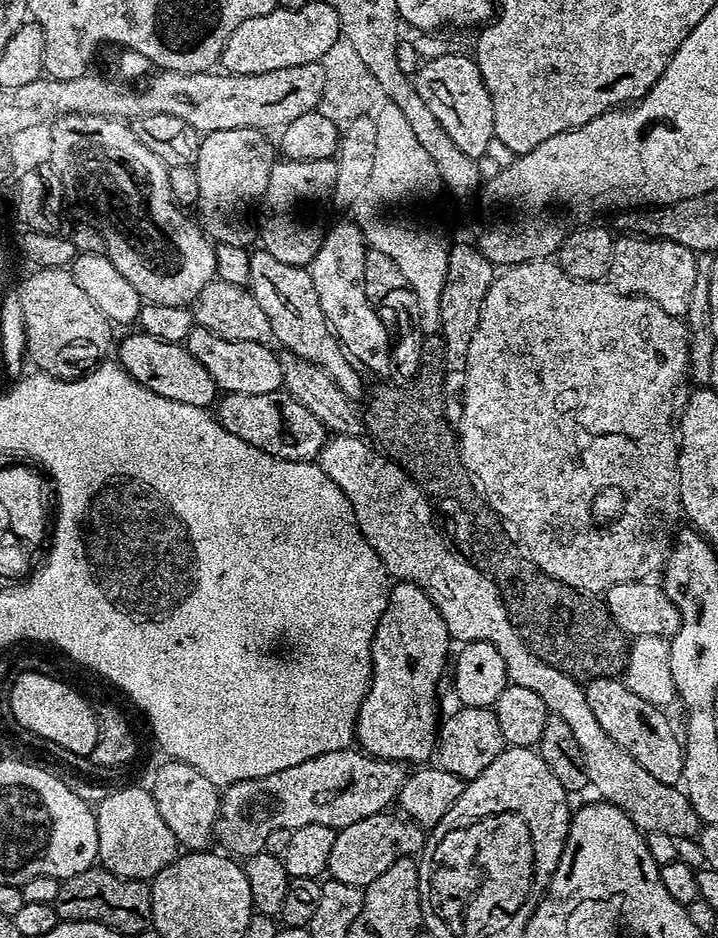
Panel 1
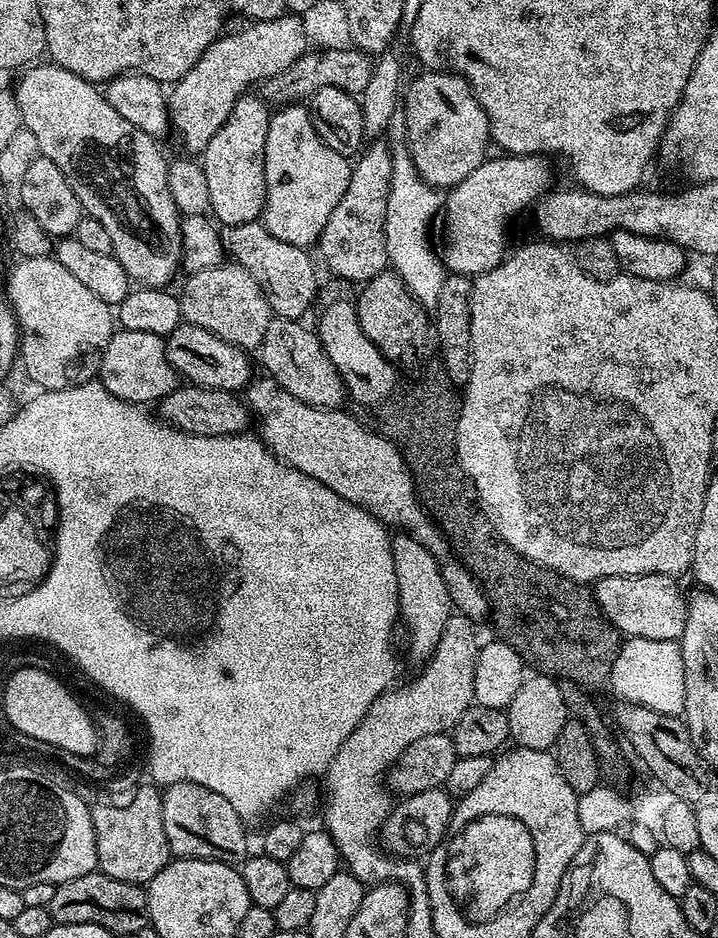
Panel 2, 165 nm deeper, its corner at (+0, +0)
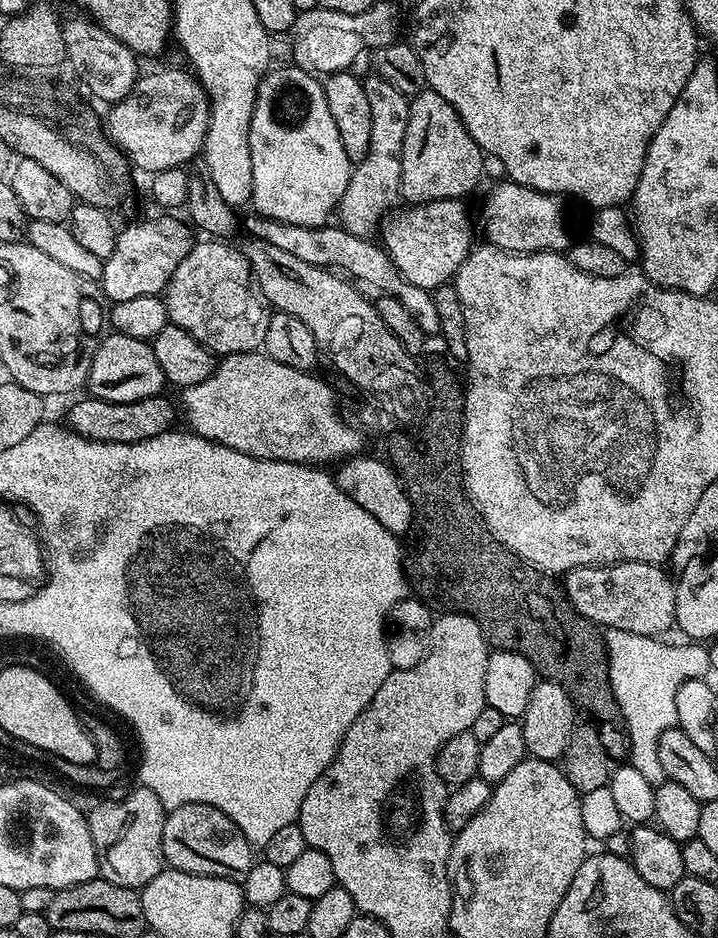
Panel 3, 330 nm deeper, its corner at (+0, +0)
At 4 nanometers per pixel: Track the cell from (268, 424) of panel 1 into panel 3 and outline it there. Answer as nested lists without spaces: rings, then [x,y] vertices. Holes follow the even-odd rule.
[[[167,395],[142,398],[138,402],[110,402],[87,398],[80,400],[68,412],[67,427],[87,440],[97,440],[103,444],[137,444],[154,438],[158,434],[173,431],[178,424],[178,408],[167,400]]]

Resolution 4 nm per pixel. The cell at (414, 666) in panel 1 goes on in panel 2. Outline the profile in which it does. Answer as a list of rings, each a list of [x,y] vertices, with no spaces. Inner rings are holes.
[[[407,534],[393,535],[391,542],[394,574],[398,574],[399,619],[408,627],[408,656],[426,662],[438,646],[449,616],[453,615],[452,599],[440,573],[441,563],[429,548]]]

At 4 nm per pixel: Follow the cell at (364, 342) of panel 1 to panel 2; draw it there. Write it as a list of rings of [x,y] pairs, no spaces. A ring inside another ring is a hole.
[[[373,139],[352,164],[346,194],[342,194],[342,202],[334,206],[334,214],[330,214],[330,222],[326,222],[318,241],[318,249],[334,275],[344,280],[366,282],[389,267],[384,223],[391,177],[392,150],[389,141]]]

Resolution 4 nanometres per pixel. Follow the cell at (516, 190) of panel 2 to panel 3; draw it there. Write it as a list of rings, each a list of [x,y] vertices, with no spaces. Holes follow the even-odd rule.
[[[458,199],[400,206],[384,217],[378,229],[382,247],[396,269],[414,282],[414,286],[429,290],[441,288],[455,277],[472,251],[472,220],[464,203],[463,199]]]

